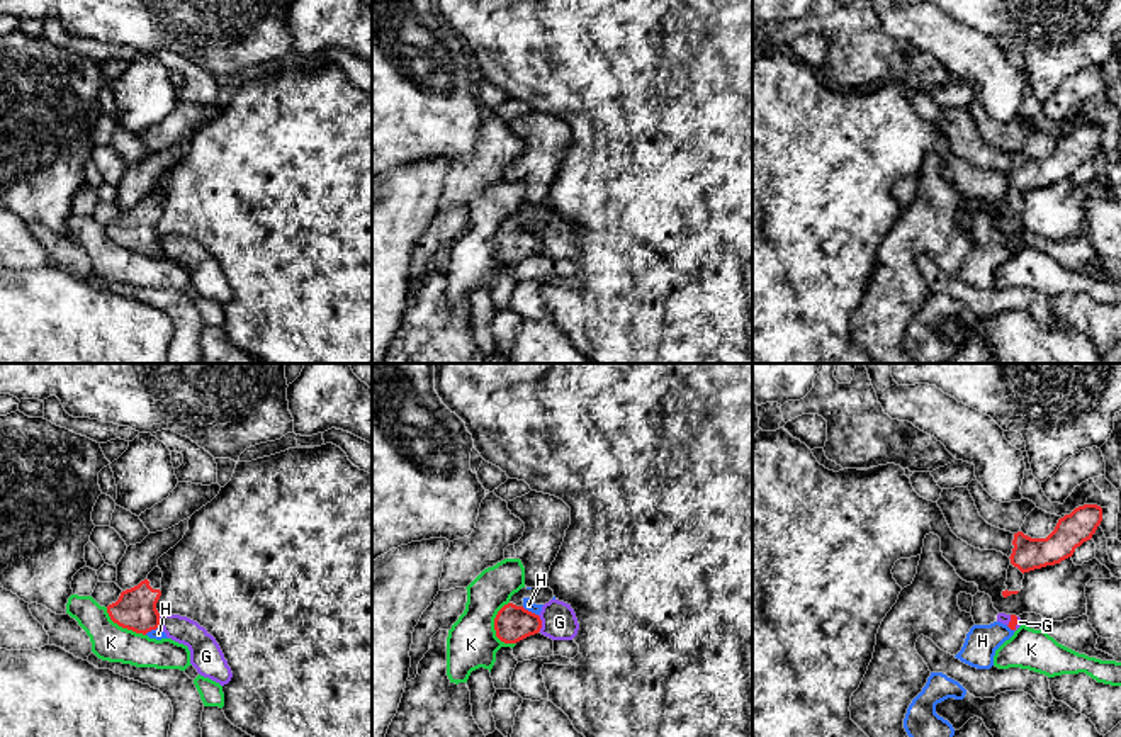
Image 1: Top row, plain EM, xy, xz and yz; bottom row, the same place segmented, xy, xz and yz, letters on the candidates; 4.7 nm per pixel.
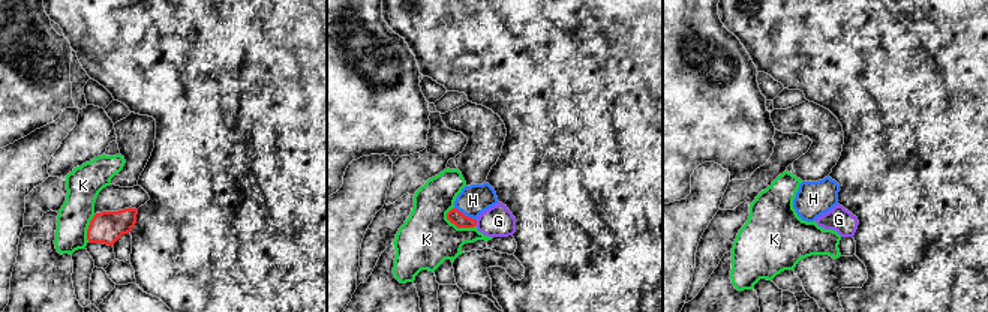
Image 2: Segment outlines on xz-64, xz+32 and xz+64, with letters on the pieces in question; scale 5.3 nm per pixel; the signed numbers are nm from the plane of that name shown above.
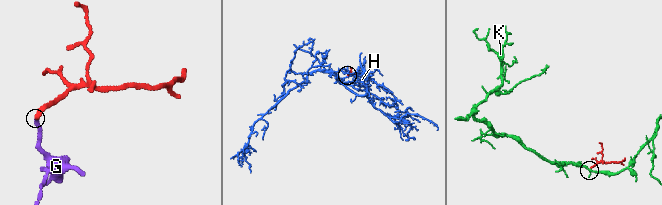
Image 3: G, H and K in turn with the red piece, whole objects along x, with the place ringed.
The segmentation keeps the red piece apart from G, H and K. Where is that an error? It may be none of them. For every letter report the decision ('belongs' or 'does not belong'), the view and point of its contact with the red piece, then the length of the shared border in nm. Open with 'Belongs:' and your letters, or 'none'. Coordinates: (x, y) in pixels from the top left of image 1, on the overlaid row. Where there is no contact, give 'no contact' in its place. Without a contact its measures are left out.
Belongs: H
G: does not belong; meets red in xz at (540, 624); contact 80 nm long
H: belongs; meets red in xz at (530, 612); contact 90 nm long
K: does not belong; meets red in xz at (495, 629); contact 220 nm long

